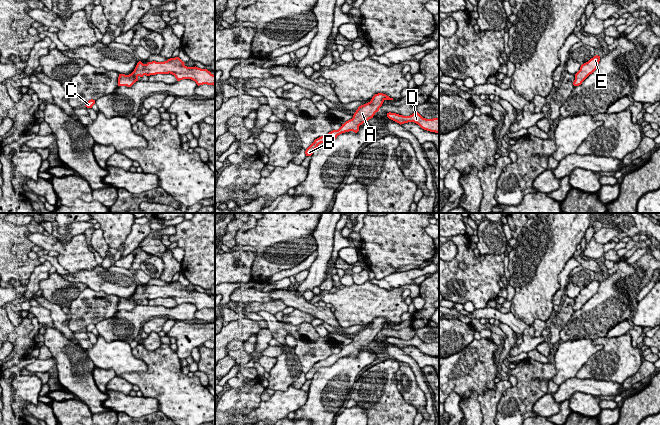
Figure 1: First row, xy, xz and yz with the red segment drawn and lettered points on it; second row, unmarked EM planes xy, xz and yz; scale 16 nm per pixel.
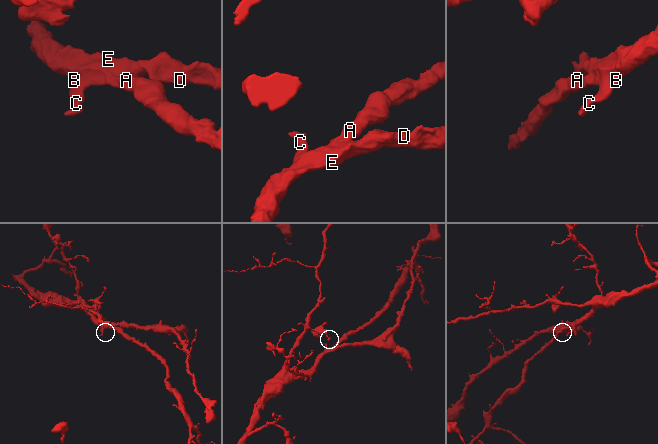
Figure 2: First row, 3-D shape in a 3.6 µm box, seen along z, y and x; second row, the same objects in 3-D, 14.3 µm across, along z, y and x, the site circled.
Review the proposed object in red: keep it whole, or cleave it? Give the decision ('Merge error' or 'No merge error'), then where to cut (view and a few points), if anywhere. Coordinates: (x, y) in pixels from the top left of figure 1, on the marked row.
No merge error. No split

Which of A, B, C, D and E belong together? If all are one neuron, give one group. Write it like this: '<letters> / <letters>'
A B C D E

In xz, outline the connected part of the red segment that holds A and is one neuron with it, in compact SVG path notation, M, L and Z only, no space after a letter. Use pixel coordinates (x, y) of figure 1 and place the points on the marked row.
M383 93L375 94L370 102L359 106L354 113L353 118L342 124L338 130L333 130L328 134L315 139L314 142L306 149L306 156L311 156L319 144L332 142L342 133L349 131L357 133L359 131L359 126L373 118L385 100L393 100L393 98L390 98Z

